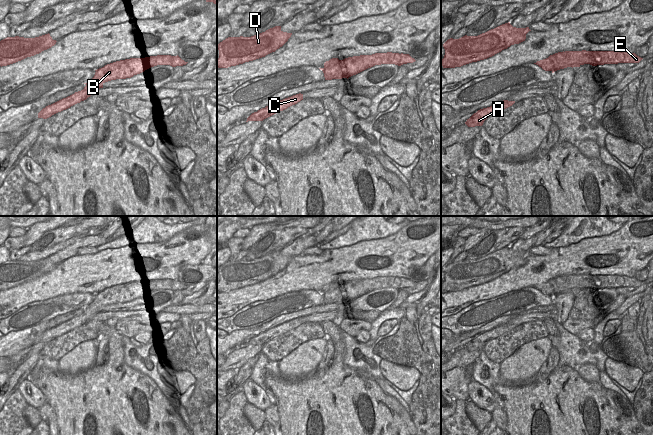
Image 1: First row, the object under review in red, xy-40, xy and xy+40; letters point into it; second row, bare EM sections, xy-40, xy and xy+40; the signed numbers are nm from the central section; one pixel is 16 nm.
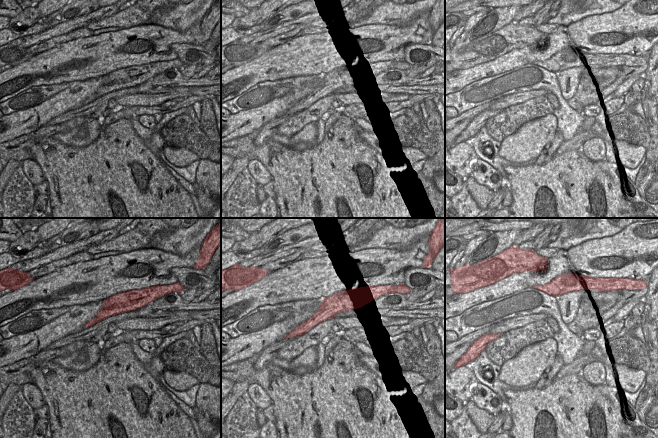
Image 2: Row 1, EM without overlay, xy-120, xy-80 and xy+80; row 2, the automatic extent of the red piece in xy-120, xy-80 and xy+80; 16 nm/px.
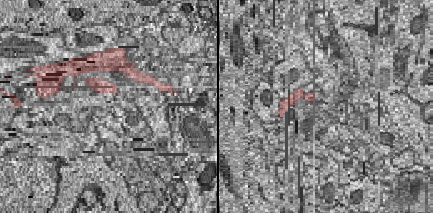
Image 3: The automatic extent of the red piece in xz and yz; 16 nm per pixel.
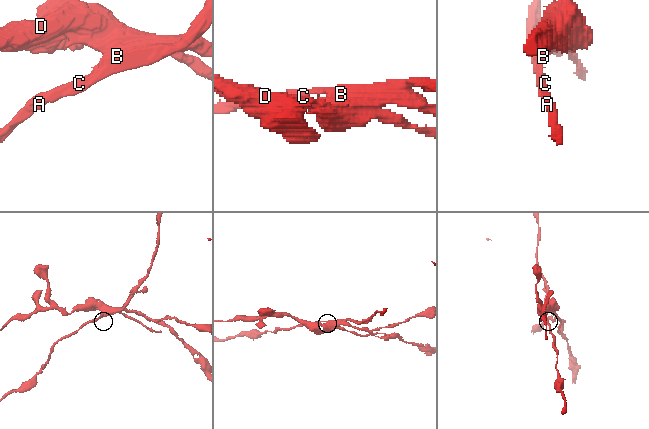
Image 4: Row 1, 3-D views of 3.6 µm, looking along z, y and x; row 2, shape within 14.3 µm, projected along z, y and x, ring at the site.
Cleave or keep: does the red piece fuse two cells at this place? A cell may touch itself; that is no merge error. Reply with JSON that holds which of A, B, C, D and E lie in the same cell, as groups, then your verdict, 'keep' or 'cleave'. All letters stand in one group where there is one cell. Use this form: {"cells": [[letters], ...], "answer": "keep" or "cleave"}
{"cells": [["A", "B", "C"], ["D", "E"]], "answer": "cleave"}

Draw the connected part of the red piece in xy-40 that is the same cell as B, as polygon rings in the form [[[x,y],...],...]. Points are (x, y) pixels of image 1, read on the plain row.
[[[131,283],[120,284],[107,288],[104,291],[95,294],[96,296],[94,301],[87,307],[84,307],[86,310],[83,314],[75,316],[66,322],[46,330],[38,337],[38,342],[47,343],[58,336],[66,334],[71,330],[86,324],[93,318],[94,315],[103,312],[103,308],[105,306],[116,303],[131,302],[134,299],[140,298],[154,290],[157,289],[151,288],[150,285],[143,288],[137,288]]]

